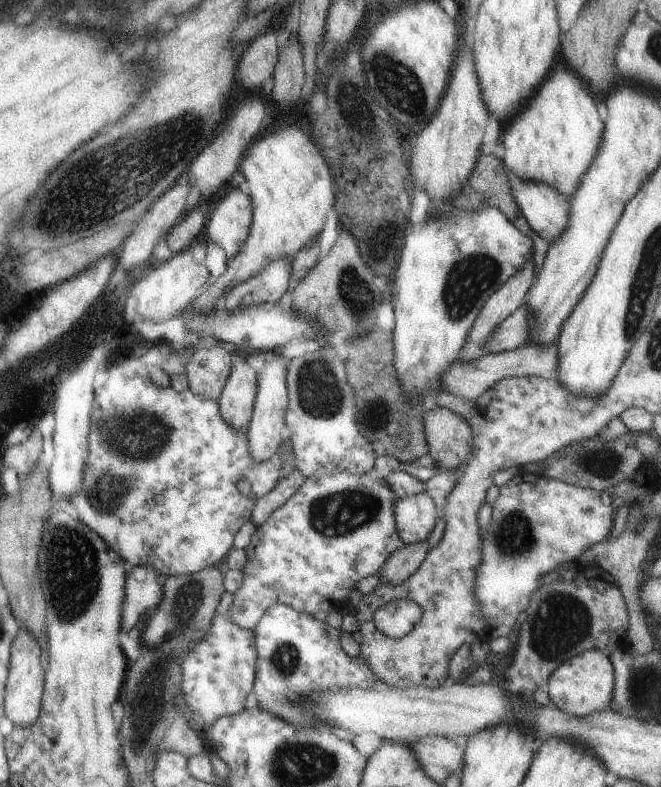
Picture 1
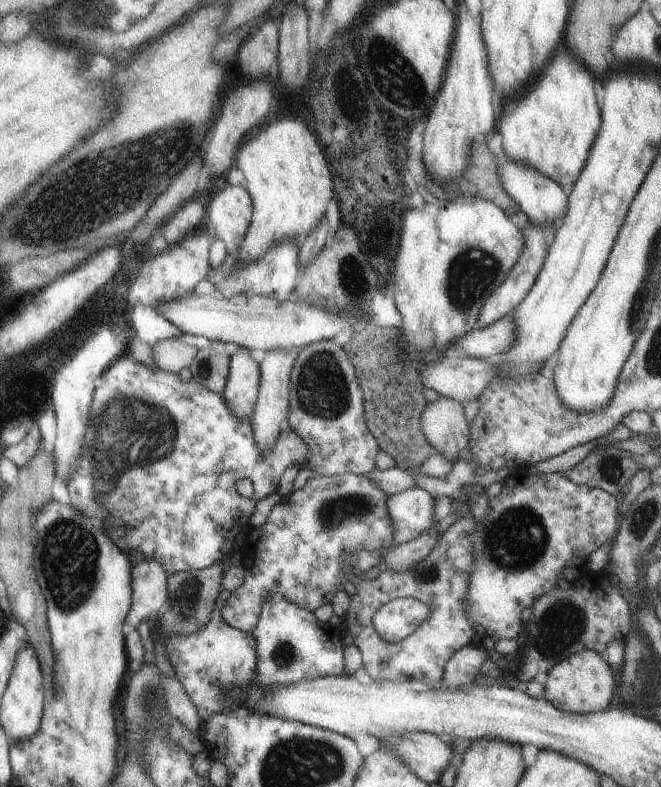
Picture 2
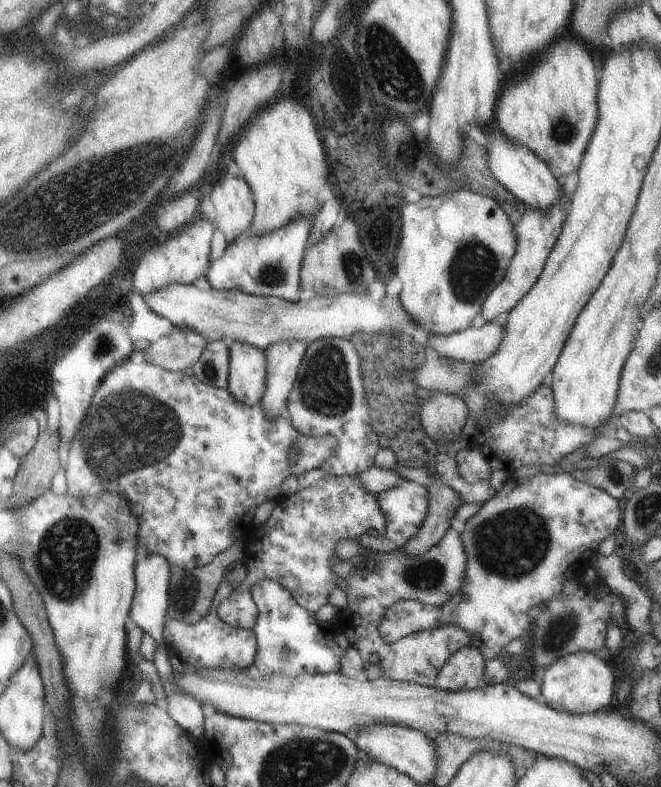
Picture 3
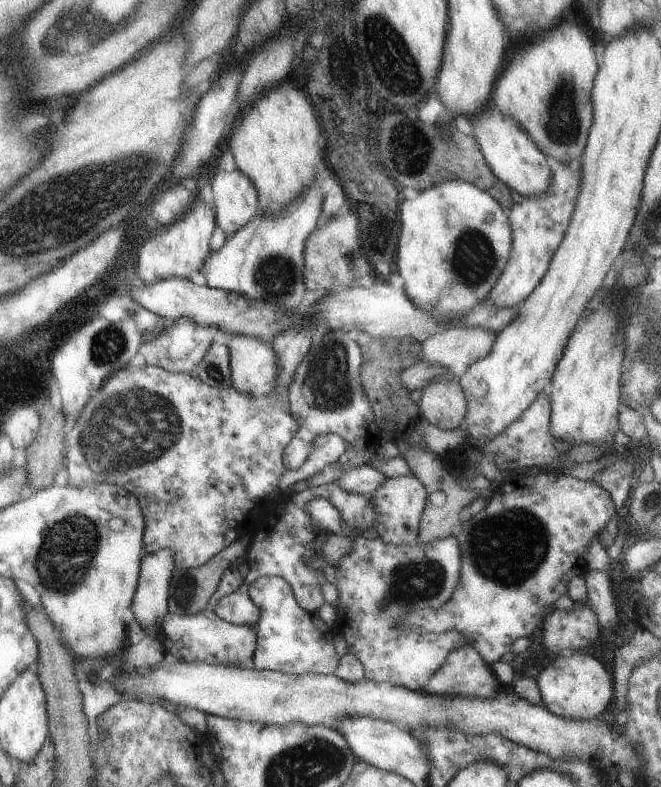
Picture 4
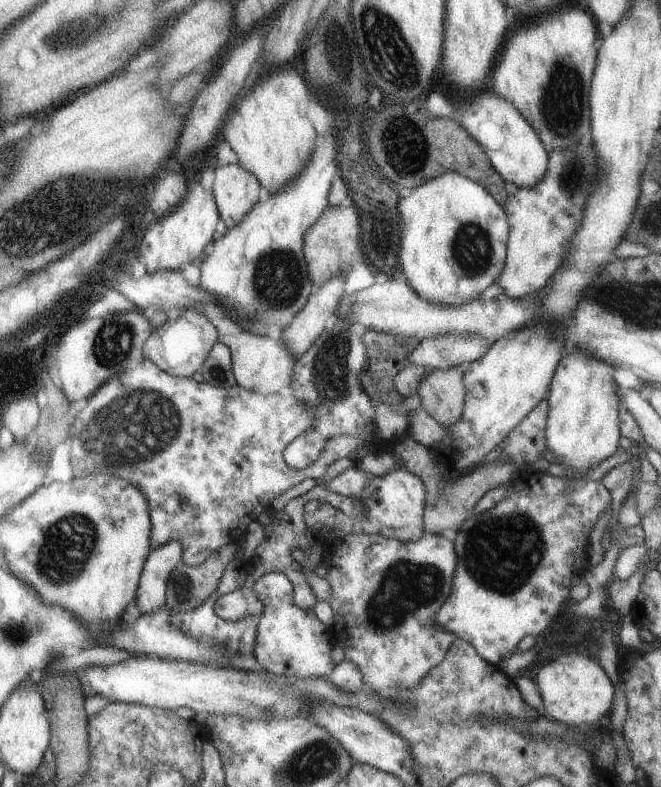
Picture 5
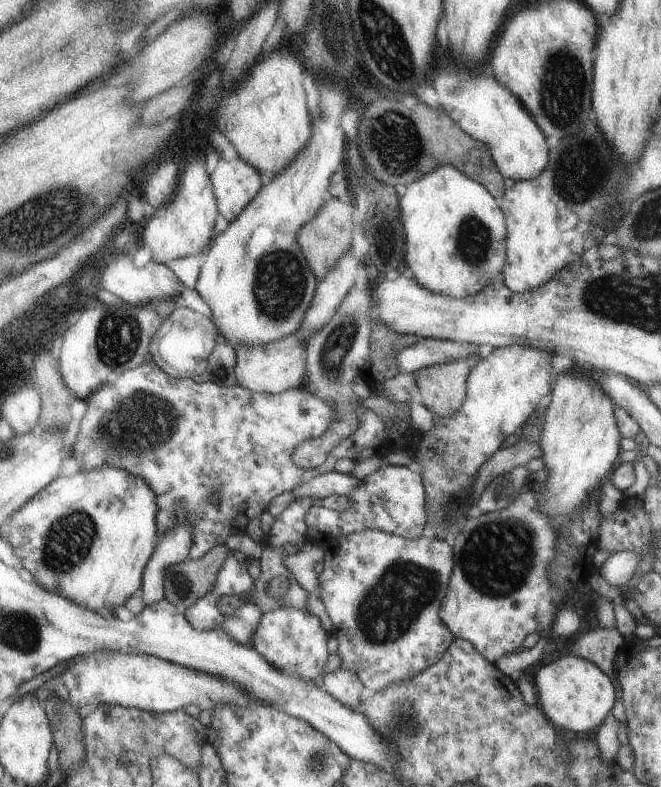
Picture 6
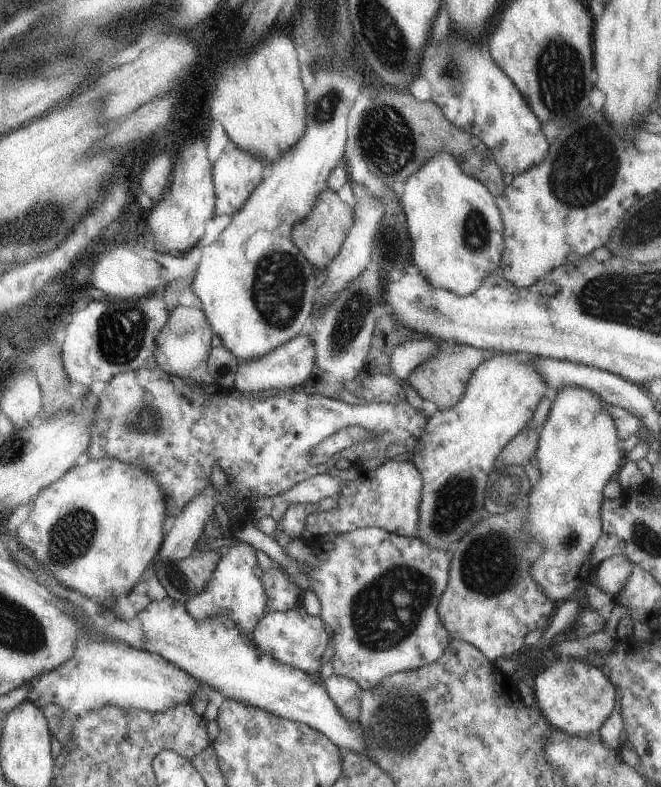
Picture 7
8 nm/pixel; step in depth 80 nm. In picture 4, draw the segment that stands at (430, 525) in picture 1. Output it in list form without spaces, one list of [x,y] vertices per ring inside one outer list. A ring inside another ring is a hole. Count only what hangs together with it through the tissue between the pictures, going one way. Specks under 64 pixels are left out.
[[[413,475],[386,478],[369,497],[374,508],[373,527],[378,537],[385,544],[404,545],[413,543],[418,533],[418,522],[424,512],[428,500],[424,484],[421,484]]]

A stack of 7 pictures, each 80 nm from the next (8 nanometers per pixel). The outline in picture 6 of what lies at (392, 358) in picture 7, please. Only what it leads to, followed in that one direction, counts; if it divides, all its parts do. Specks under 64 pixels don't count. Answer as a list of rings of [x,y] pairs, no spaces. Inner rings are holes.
[[[427,337],[402,348],[396,356],[396,367],[398,372],[411,371],[413,373],[423,367],[464,359],[481,351],[482,349],[475,343],[460,343]]]

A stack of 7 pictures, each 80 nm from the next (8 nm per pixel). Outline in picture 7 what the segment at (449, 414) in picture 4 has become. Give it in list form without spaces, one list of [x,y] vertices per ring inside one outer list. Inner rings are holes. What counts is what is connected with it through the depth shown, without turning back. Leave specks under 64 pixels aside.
[[[434,341],[438,344],[438,352],[425,363],[421,363],[415,370],[412,370],[407,375],[405,382],[412,386],[424,401],[433,403],[437,409],[443,410],[452,407],[461,398],[466,382],[470,379],[475,368],[497,352],[451,341]]]

